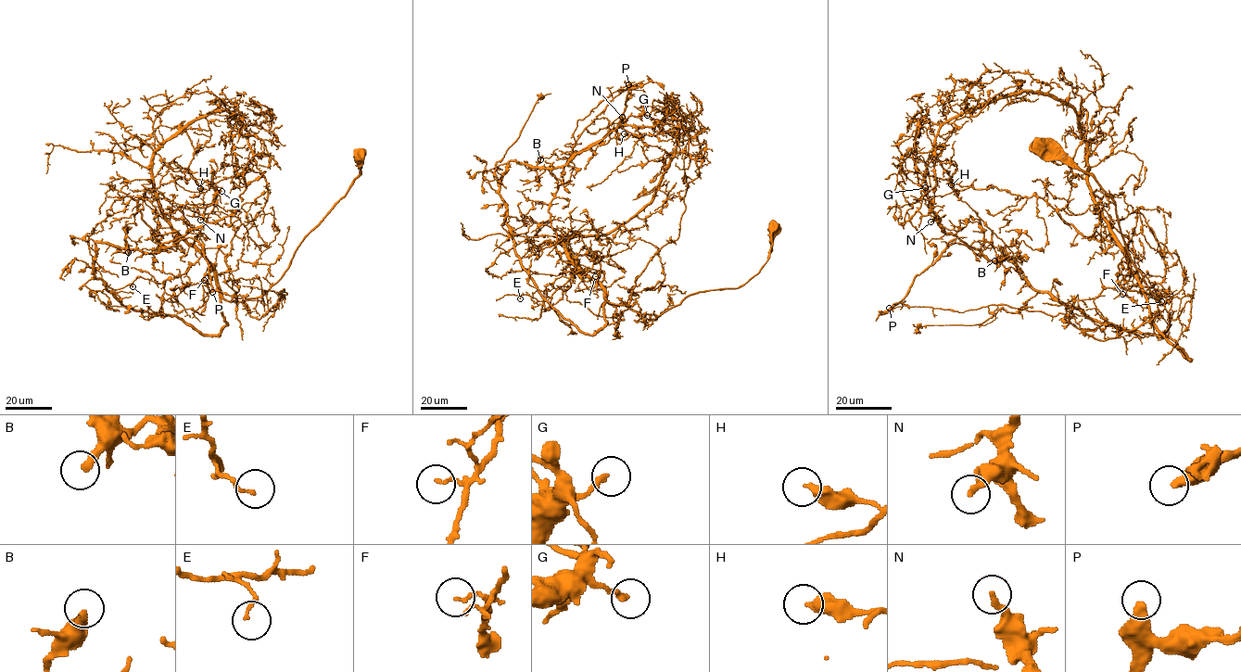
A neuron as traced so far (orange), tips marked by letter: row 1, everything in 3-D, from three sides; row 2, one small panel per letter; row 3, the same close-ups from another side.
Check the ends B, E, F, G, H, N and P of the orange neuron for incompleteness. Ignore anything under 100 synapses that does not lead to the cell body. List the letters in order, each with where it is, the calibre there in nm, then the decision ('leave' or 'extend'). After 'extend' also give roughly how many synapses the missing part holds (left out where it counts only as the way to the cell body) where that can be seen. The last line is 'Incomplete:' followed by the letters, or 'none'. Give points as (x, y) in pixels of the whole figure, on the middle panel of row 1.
B: at (540, 159); 320 nm thick; leave
E: at (520, 298); 110 nm thick; leave
F: at (595, 276); 120 nm thick; leave
G: at (647, 115); 220 nm thick; leave
H: at (624, 133); 380 nm thick; leave
N: at (622, 117); 240 nm thick; leave
P: at (628, 84); 420 nm thick; extend; about 160 synapses
Incomplete: P

